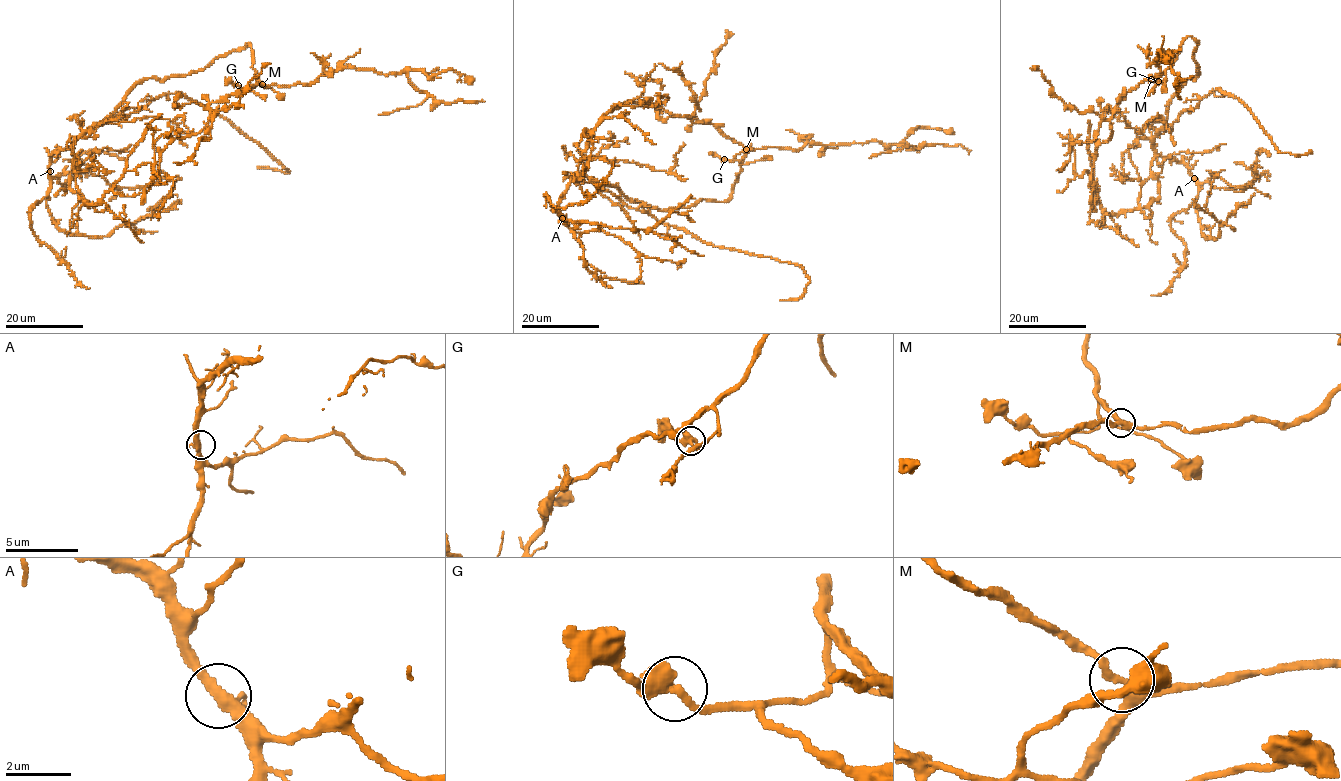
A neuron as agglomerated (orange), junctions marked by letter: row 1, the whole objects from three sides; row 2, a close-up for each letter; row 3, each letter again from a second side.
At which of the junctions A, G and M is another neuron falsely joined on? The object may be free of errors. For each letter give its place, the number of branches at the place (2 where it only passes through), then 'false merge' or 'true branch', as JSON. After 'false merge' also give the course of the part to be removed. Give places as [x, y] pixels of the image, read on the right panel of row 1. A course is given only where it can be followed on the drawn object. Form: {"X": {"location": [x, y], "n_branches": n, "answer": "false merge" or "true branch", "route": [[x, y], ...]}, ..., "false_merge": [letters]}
{"A": {"location": [1194, 178], "n_branches": 3, "answer": "true branch"}, "G": {"location": [1158, 81], "n_branches": 3, "answer": "true branch"}, "M": {"location": [1151, 79], "n_branches": 3, "answer": "true branch"}, "false_merge": []}

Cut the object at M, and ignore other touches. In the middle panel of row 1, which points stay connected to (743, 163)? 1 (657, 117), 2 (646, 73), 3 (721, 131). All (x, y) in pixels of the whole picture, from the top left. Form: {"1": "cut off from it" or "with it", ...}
{"1": "cut off from it", "2": "with it", "3": "cut off from it"}

